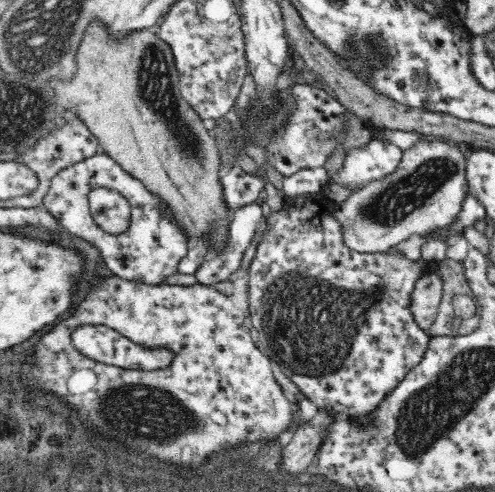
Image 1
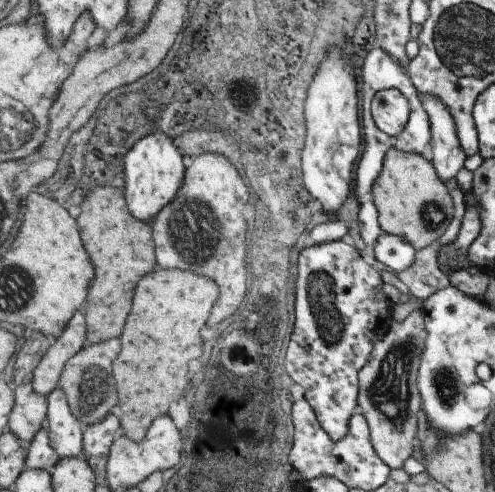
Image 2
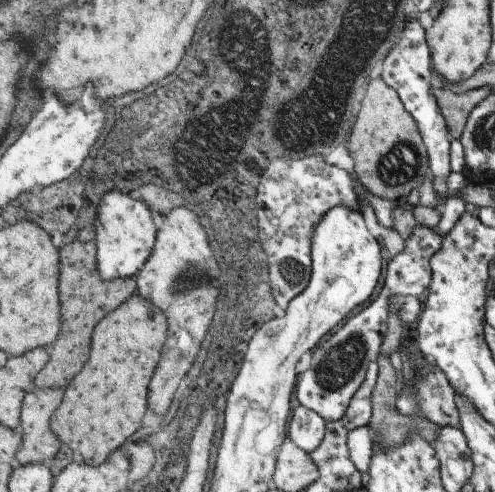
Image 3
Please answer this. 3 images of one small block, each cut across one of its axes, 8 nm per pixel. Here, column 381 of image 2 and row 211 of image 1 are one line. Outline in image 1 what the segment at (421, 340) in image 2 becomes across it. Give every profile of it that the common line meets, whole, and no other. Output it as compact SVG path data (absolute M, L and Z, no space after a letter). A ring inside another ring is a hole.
M426 138L404 150L398 170L388 178L352 192L348 200L338 204L334 218L342 228L344 246L348 250L368 256L390 254L414 234L426 236L454 224L468 192L468 156L452 142Z

